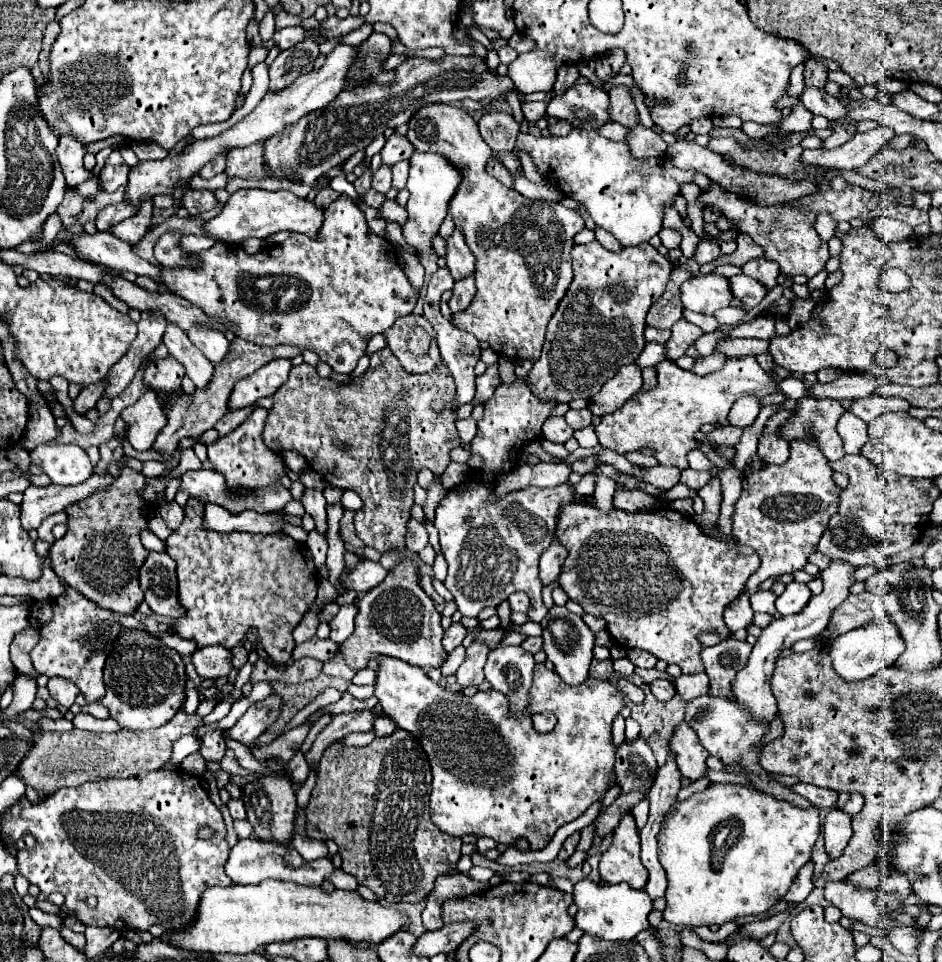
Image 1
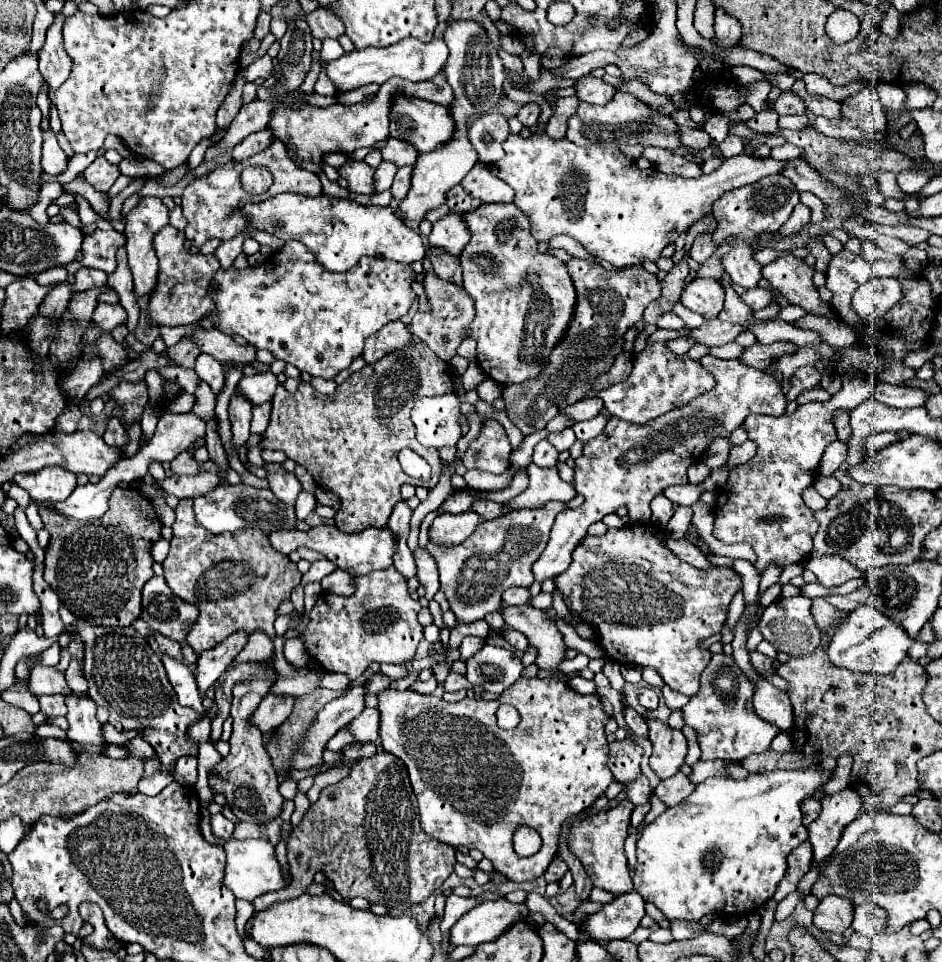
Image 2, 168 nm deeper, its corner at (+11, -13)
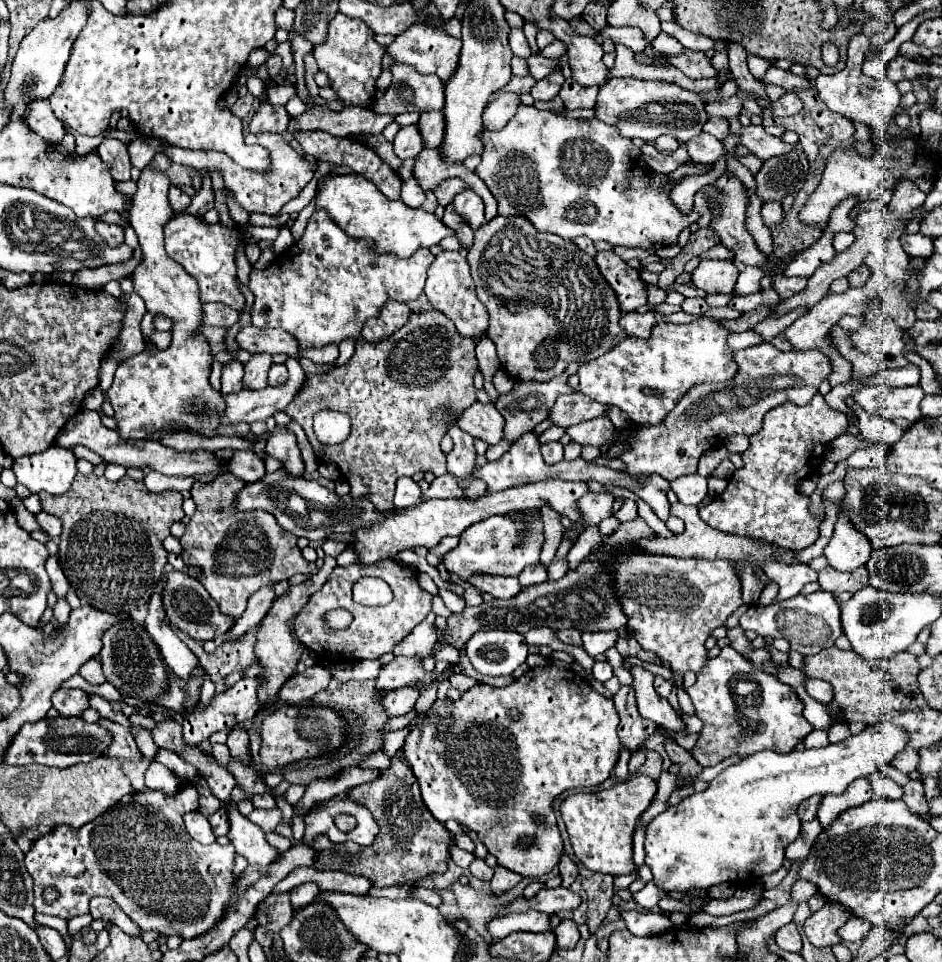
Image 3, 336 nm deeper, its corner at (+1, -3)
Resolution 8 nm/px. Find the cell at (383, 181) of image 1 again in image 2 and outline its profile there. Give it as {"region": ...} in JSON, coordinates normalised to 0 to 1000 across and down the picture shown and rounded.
{"region":[[[404,167],[404,172],[400,174],[398,182],[396,182],[396,194],[398,194],[398,201],[404,201],[404,199],[411,199],[413,192],[417,190],[417,180],[421,178],[421,174],[413,167]]]}

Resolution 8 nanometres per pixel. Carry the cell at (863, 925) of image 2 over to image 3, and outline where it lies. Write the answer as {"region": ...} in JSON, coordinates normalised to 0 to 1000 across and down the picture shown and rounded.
{"region":[[[903,951],[901,957],[889,968],[889,972],[893,972],[895,978],[912,978],[916,974],[916,968],[920,968],[920,964],[925,964],[923,957]]]}

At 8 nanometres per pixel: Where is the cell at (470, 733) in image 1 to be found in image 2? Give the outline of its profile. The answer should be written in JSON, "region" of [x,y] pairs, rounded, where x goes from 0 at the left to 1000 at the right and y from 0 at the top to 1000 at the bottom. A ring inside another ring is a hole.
{"region":[[[553,704],[542,716],[538,716],[538,720],[532,722],[532,729],[494,725],[492,729],[479,733],[472,727],[447,722],[438,716],[409,716],[400,720],[400,729],[400,737],[404,741],[404,777],[419,783],[419,787],[430,793],[445,833],[449,864],[483,883],[489,878],[508,883],[523,897],[523,901],[542,916],[564,916],[576,910],[591,887],[598,856],[627,839],[642,824],[646,814],[651,814],[644,797],[646,777],[640,760],[646,743],[640,739],[638,727],[634,722],[617,722],[602,714],[602,710],[587,704]],[[532,731],[545,733],[553,743],[551,754],[542,760],[530,758],[528,754],[525,739]],[[562,845],[568,845],[568,849],[585,845],[585,862],[568,862],[568,851],[564,851],[566,847]],[[551,860],[562,860],[574,868],[576,878],[566,891],[553,893],[545,885],[542,872]]]}

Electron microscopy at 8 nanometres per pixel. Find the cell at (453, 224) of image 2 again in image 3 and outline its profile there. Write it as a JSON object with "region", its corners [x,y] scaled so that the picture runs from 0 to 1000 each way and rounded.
{"region":[[[500,194],[492,196],[489,201],[485,201],[481,211],[483,211],[483,219],[487,223],[492,223],[492,228],[496,228],[496,232],[500,232],[502,240],[508,238],[515,232],[513,209],[511,209],[511,205]]]}

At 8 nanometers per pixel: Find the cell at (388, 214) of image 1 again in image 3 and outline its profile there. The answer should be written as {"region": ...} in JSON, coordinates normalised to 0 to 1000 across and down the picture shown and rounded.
{"region":[[[379,180],[339,188],[337,215],[345,215],[368,244],[379,248],[392,246],[398,251],[400,261],[419,261],[424,267],[434,267],[447,257],[464,255],[475,244],[483,244],[483,240],[475,238],[475,234],[460,221],[453,221],[445,215],[432,215],[428,209],[411,207],[392,186]]]}

